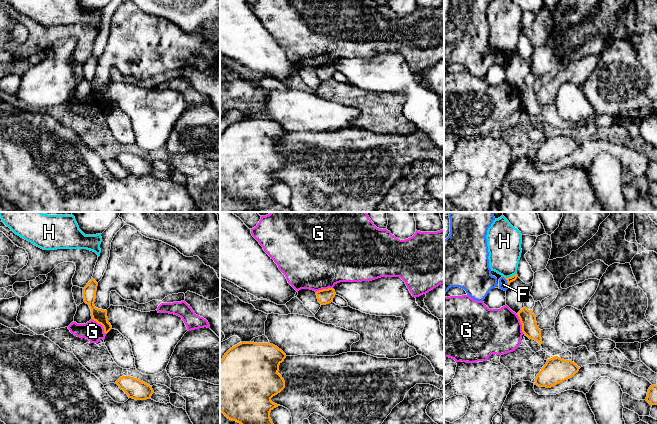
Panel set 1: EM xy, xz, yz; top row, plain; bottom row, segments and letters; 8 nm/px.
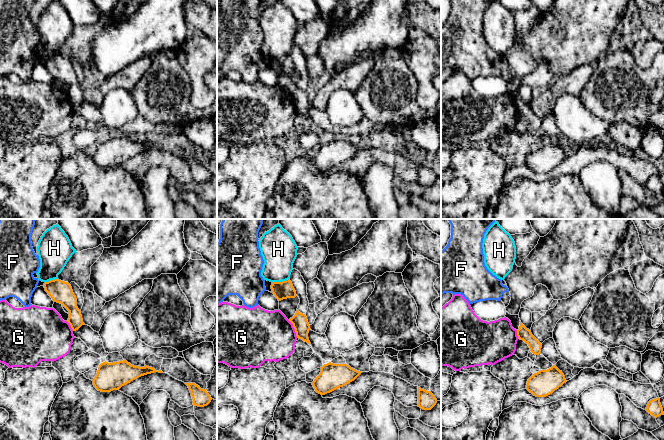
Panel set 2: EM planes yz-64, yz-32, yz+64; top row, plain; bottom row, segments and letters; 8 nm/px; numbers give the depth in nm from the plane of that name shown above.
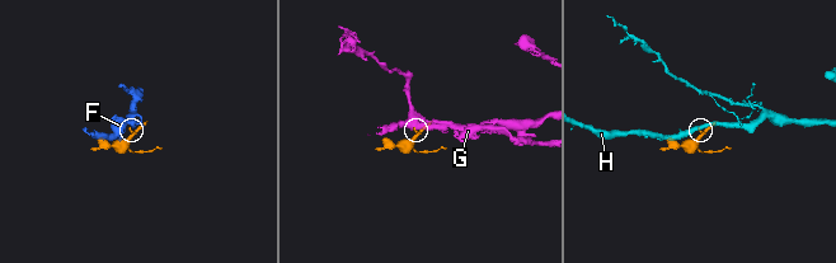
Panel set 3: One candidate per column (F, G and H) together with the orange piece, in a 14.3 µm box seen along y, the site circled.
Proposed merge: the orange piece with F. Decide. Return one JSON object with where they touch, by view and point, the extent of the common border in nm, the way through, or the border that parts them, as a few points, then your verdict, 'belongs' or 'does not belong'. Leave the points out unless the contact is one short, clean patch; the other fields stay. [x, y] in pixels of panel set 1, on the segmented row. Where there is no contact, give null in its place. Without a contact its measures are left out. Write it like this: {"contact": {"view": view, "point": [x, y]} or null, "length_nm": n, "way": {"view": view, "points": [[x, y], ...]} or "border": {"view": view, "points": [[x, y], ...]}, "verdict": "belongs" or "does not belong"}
{"contact": {"view": "yz", "point": [507, 282]}, "length_nm": 90, "border": {"view": "yz", "points": [[503, 277], [508, 286]]}, "verdict": "does not belong"}

